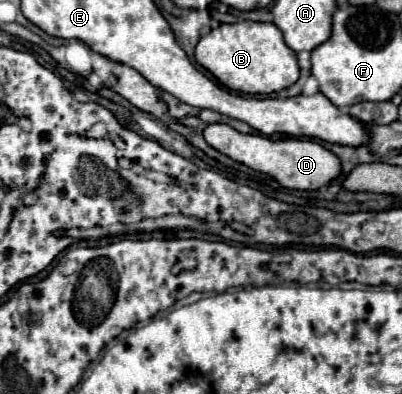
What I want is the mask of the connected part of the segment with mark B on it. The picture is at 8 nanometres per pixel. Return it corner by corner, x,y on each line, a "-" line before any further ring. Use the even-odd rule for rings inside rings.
244,20
236,24
220,24
200,38
194,58
214,74
220,84
244,94
274,94
292,86
300,76
296,52
284,44
282,32
274,24
264,22

